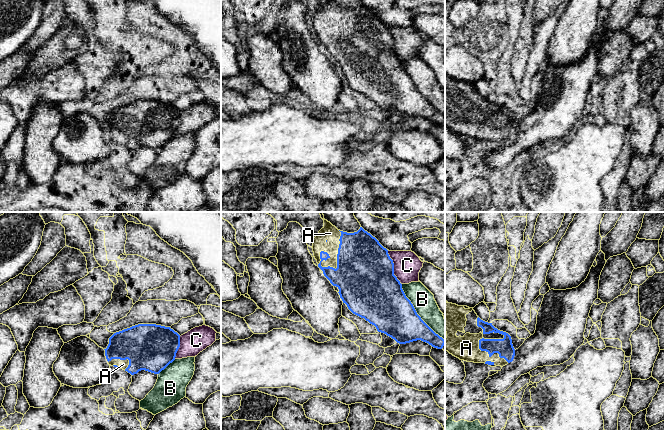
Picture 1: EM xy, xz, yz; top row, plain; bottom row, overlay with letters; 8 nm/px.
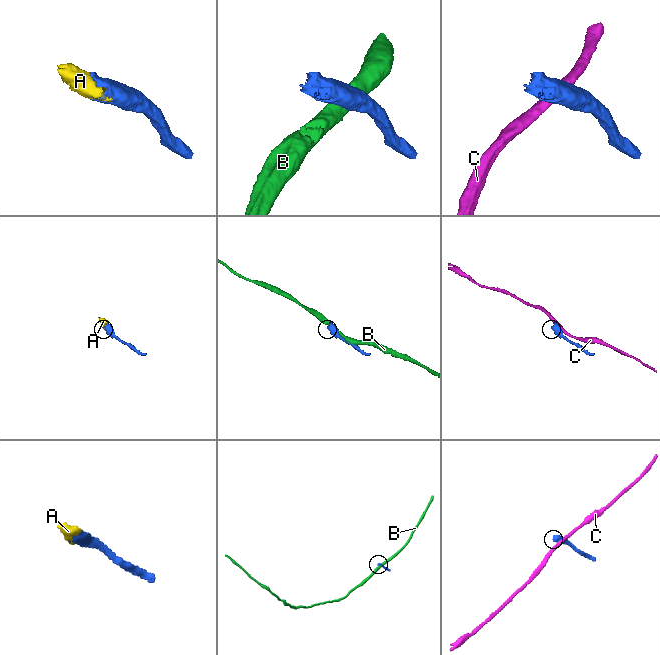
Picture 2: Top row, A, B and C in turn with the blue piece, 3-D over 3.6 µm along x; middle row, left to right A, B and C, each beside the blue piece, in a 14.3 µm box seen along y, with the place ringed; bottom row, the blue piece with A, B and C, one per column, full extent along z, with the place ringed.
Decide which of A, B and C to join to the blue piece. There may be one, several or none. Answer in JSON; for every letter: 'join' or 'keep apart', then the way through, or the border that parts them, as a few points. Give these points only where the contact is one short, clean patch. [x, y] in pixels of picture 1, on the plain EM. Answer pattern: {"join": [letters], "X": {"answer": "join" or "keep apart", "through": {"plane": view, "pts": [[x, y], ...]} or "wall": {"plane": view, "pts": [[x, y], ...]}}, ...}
{"join": ["A"], "A": {"answer": "join"}, "B": {"answer": "keep apart"}, "C": {"answer": "keep apart"}}

